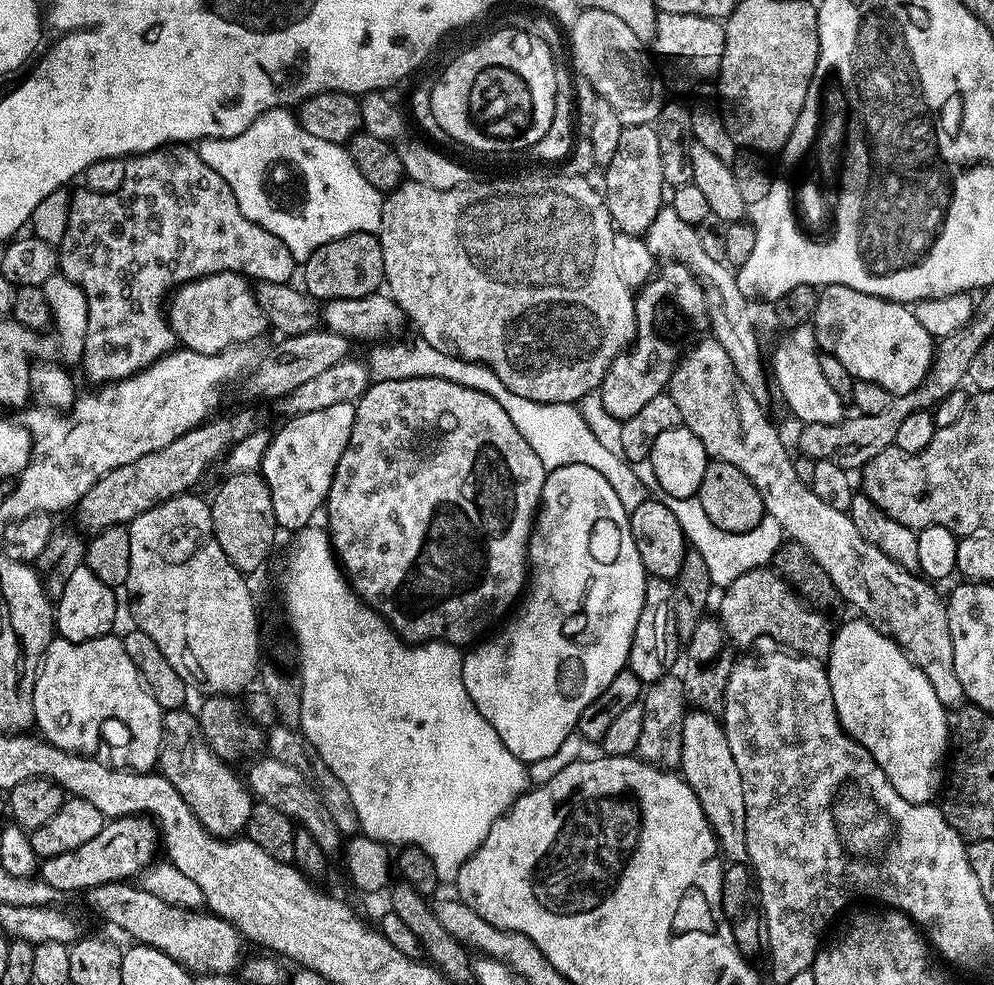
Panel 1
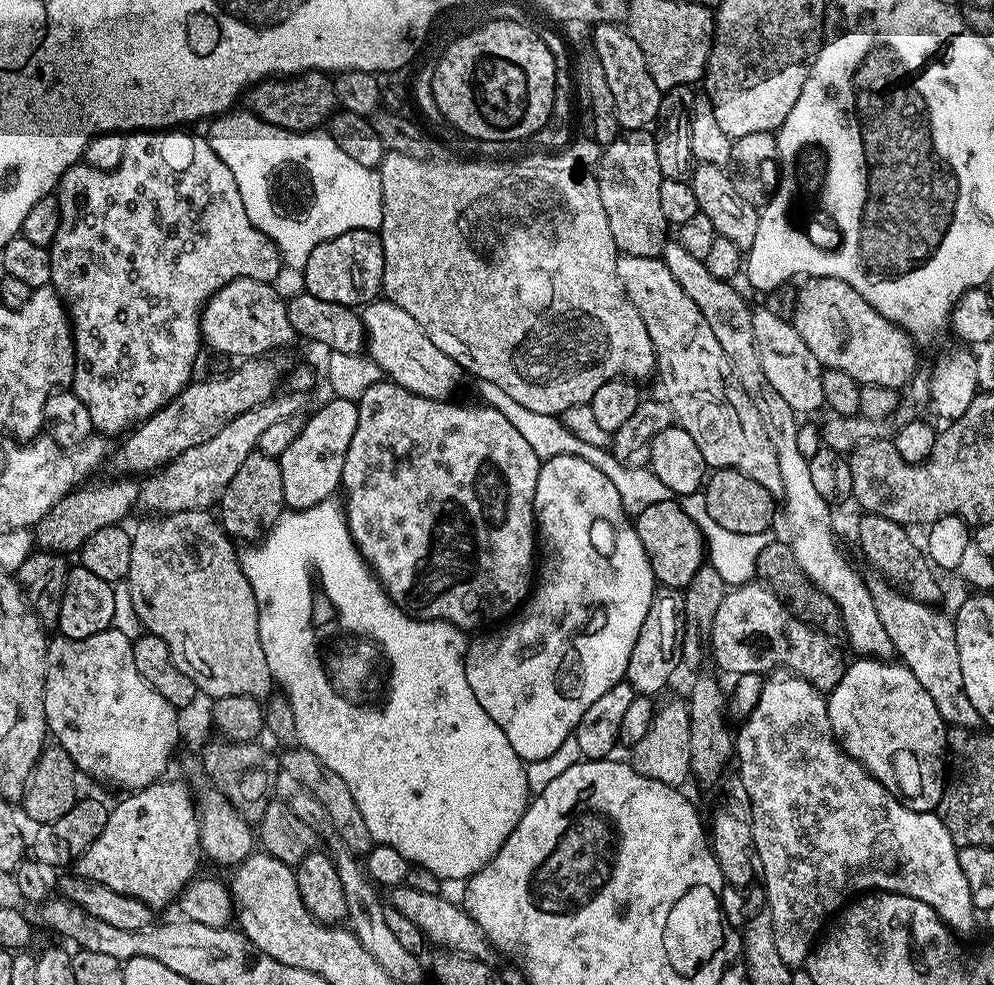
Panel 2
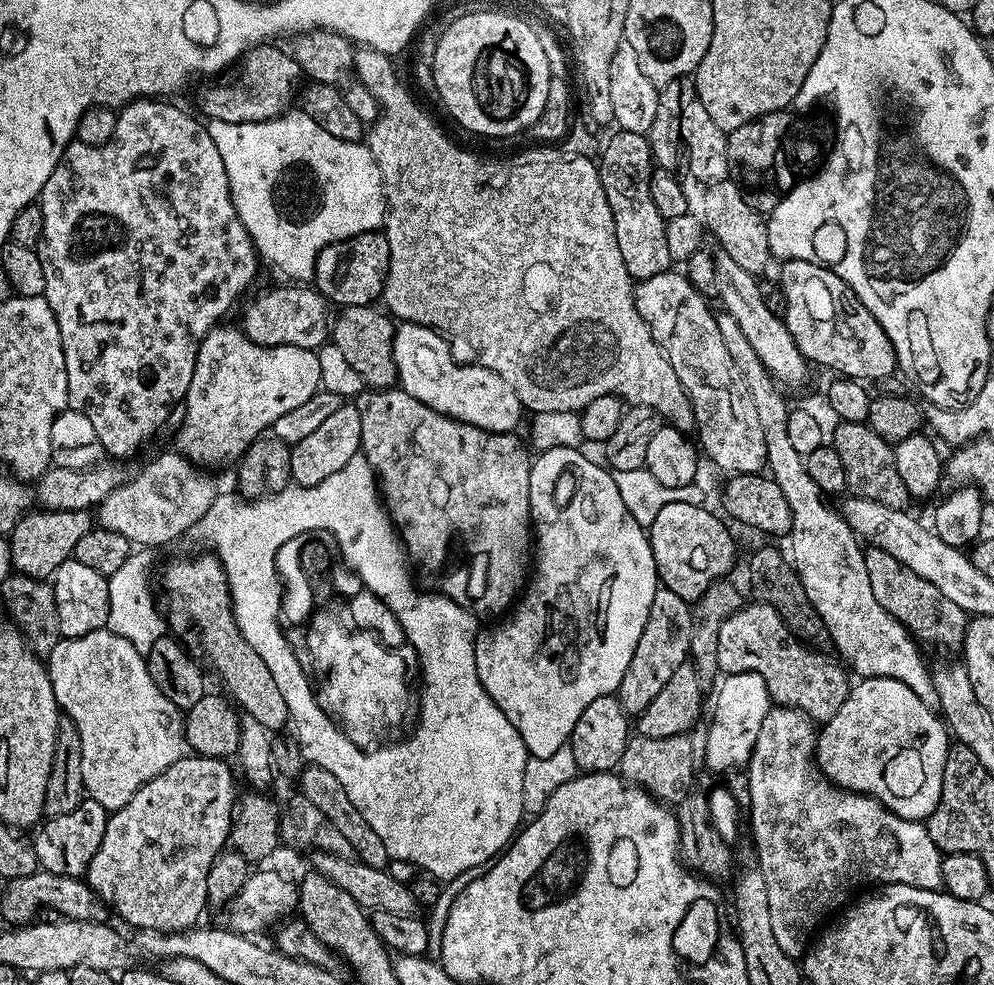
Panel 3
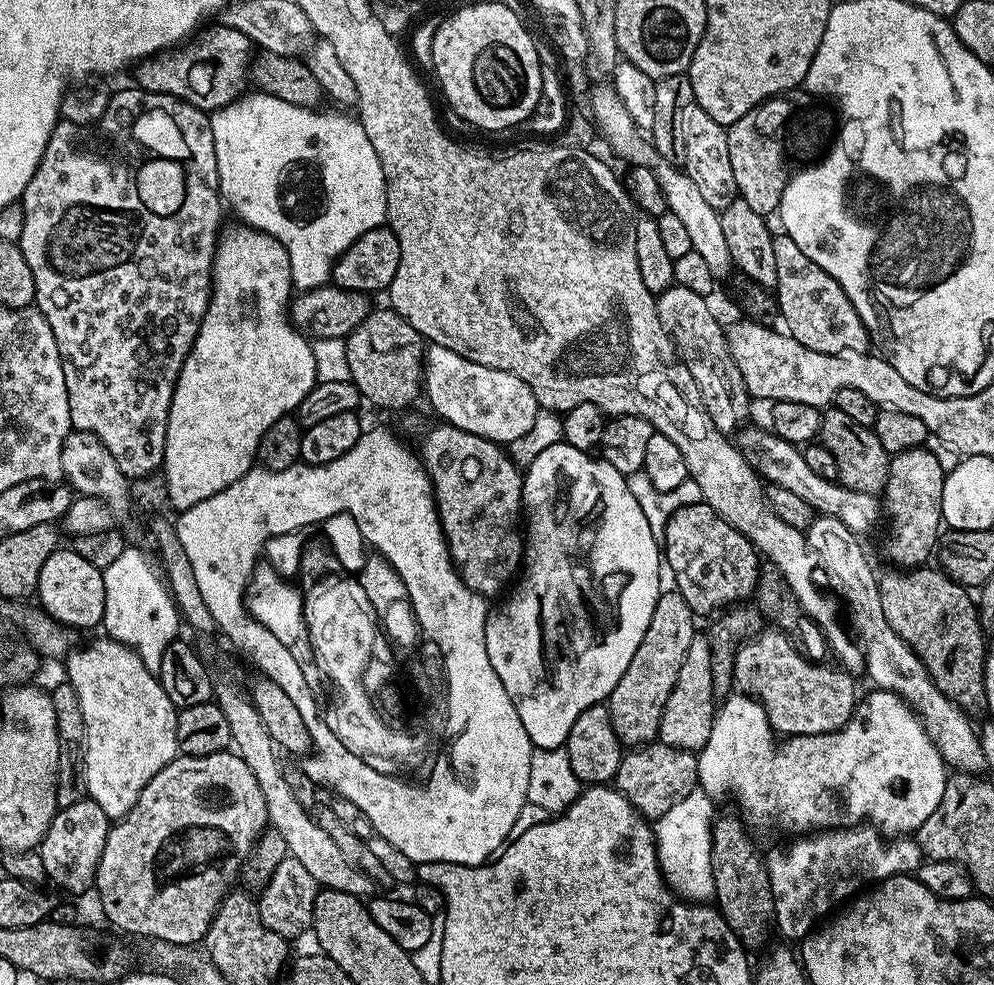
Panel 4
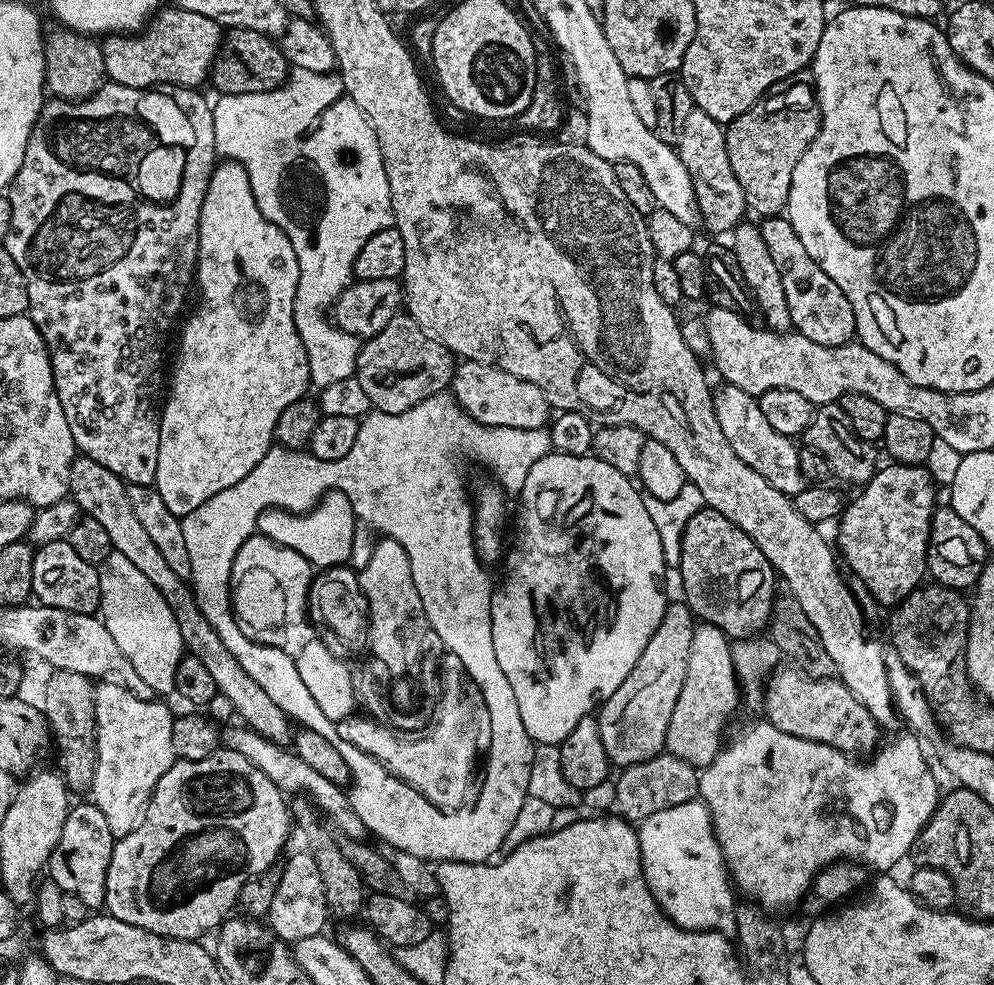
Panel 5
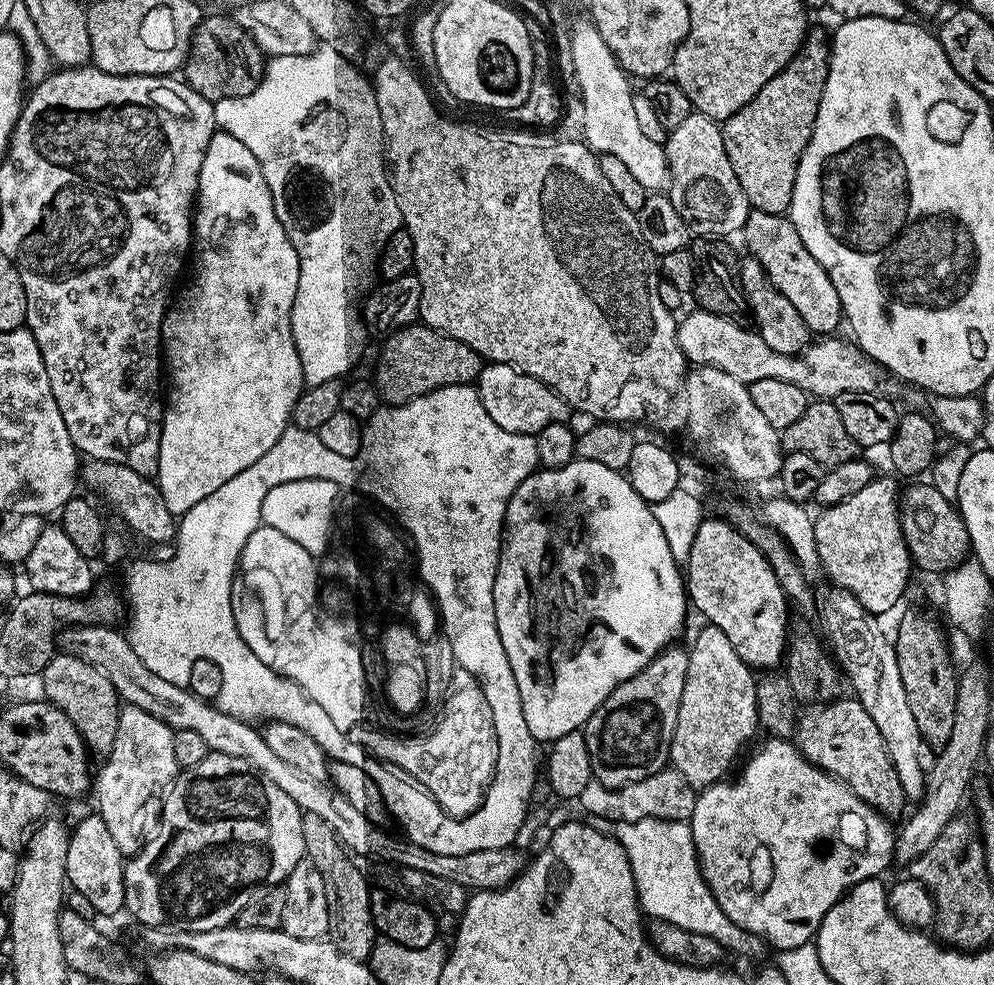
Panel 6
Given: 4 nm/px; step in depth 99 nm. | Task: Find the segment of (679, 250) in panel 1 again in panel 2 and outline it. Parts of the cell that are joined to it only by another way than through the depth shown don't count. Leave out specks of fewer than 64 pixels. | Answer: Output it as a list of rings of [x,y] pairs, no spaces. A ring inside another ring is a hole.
[[[668,242],[663,250],[664,265],[674,274],[678,286],[690,294],[694,306],[702,310],[706,322],[710,322],[710,330],[714,330],[714,338],[718,338],[718,346],[726,350],[726,358],[730,358],[730,366],[750,402],[758,410],[758,418],[762,418],[762,426],[766,426],[766,438],[770,438],[770,446],[774,446],[774,454],[778,454],[778,470],[782,473],[782,512],[788,515],[788,528],[792,531],[790,543],[794,550],[794,558],[798,558],[798,566],[818,586],[823,593],[834,599],[843,618],[845,639],[848,640],[857,655],[871,659],[891,659],[895,648],[890,642],[885,624],[874,606],[873,596],[869,592],[865,577],[856,573],[856,568],[844,557],[836,536],[832,533],[833,509],[825,500],[818,498],[818,490],[810,479],[808,460],[801,455],[797,447],[797,437],[801,421],[798,413],[782,399],[782,394],[770,386],[766,374],[762,374],[762,362],[758,358],[758,350],[754,342],[753,309],[732,289],[733,285],[726,280],[714,278],[703,260],[694,258],[688,253],[686,246],[679,242]]]

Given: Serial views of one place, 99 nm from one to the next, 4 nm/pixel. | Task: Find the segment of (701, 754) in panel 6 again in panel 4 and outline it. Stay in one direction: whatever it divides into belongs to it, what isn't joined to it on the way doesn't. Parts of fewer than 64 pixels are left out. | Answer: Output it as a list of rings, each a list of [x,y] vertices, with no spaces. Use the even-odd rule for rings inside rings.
[[[698,634],[690,642],[690,650],[686,650],[686,662],[682,662],[678,682],[674,682],[674,690],[670,690],[666,698],[666,706],[662,710],[659,743],[685,748],[687,752],[695,753],[699,753],[700,749],[706,746],[718,707],[716,692],[712,689],[716,684],[712,667],[714,667],[712,646],[708,643],[707,635]]]

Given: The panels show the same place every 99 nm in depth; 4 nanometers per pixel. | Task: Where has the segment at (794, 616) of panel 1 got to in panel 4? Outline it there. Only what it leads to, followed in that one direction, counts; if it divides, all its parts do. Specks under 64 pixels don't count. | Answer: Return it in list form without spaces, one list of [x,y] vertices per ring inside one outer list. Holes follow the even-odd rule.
[[[765,630],[741,647],[731,667],[732,676],[740,687],[737,689],[747,689],[760,701],[773,733],[784,732],[783,735],[789,737],[837,732],[852,716],[858,703],[853,673],[826,665],[809,659],[785,633]]]

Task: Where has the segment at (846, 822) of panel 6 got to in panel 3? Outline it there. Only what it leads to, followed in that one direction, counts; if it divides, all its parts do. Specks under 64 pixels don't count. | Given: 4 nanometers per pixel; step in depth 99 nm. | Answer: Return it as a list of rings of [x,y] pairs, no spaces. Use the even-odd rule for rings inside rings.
[[[729,672],[723,679],[716,692],[716,705],[712,708],[704,748],[702,744],[702,760],[714,771],[727,773],[747,765],[758,742],[758,730],[762,730],[762,718],[768,713],[770,697],[762,674],[757,672]],[[872,676],[856,683],[849,687],[846,702],[842,702],[838,714],[823,721],[816,737],[814,759],[821,777],[837,788],[881,800],[891,812],[902,818],[927,821],[942,794],[942,770],[950,747],[950,733],[945,721],[909,686],[894,678]]]

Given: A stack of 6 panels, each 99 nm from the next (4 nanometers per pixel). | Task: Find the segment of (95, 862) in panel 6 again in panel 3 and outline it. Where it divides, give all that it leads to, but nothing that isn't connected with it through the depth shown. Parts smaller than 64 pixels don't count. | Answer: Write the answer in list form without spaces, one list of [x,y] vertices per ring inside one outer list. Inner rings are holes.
[[[84,799],[74,810],[67,814],[58,814],[45,819],[35,829],[34,847],[36,863],[50,874],[83,877],[87,873],[94,854],[98,854],[98,846],[102,846],[102,834],[106,834],[109,812],[98,802]]]

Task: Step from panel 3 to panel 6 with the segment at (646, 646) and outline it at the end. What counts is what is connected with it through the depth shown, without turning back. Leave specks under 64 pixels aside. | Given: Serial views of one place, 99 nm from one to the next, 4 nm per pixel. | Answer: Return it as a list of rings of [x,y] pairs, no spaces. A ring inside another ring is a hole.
[[[676,647],[659,652],[645,668],[634,674],[634,678],[618,685],[610,698],[606,698],[606,702],[602,702],[602,706],[598,706],[598,710],[594,710],[592,717],[584,724],[582,731],[586,738],[586,750],[590,750],[592,775],[602,786],[619,790],[630,782],[650,778],[650,774],[658,774],[669,767],[670,742],[674,738],[674,726],[678,722],[682,686],[686,686],[689,653],[687,647]]]

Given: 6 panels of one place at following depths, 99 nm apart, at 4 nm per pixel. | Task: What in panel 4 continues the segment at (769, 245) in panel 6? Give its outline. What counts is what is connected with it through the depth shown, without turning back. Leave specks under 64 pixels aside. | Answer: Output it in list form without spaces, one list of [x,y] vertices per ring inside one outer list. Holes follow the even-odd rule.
[[[783,234],[773,235],[774,259],[778,265],[778,282],[774,295],[779,304],[779,319],[786,329],[802,346],[818,350],[818,354],[842,354],[843,352],[867,352],[870,337],[858,310],[846,298],[846,290],[826,270],[822,270],[798,246],[794,238]]]

